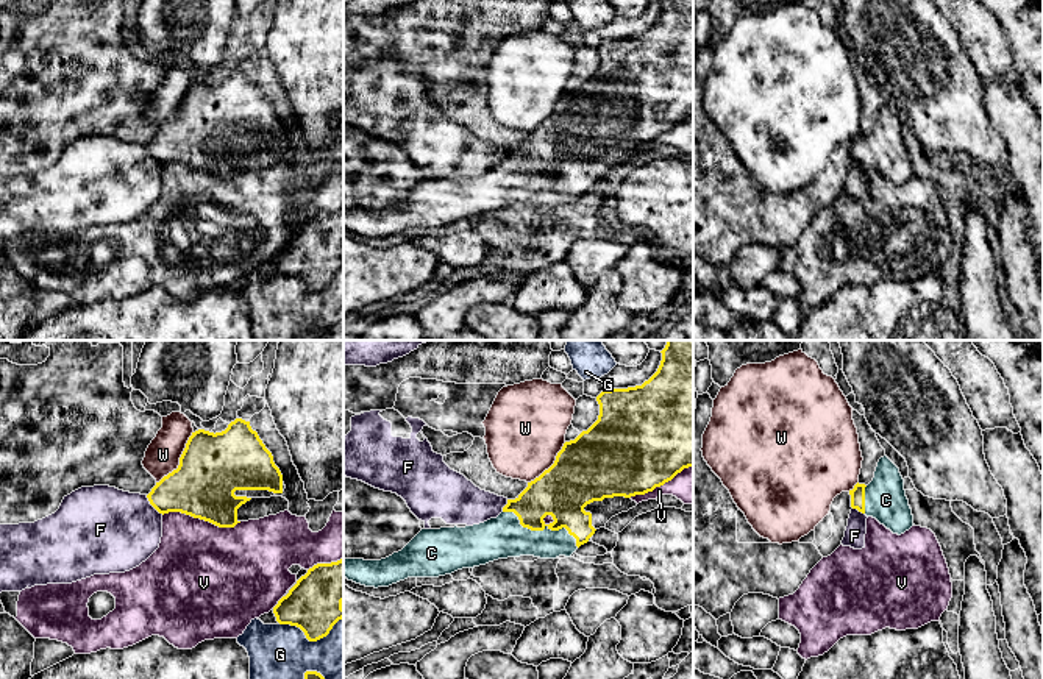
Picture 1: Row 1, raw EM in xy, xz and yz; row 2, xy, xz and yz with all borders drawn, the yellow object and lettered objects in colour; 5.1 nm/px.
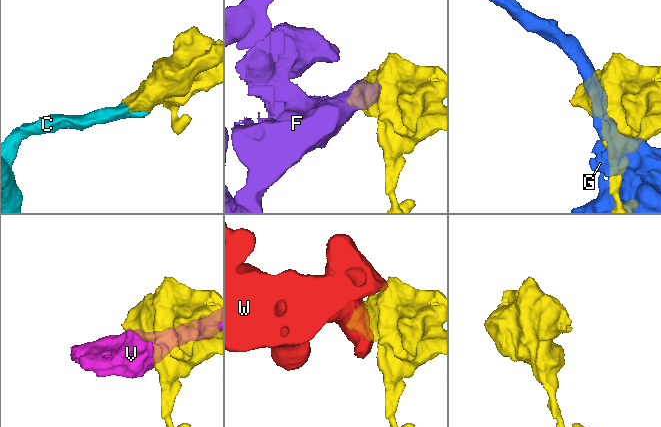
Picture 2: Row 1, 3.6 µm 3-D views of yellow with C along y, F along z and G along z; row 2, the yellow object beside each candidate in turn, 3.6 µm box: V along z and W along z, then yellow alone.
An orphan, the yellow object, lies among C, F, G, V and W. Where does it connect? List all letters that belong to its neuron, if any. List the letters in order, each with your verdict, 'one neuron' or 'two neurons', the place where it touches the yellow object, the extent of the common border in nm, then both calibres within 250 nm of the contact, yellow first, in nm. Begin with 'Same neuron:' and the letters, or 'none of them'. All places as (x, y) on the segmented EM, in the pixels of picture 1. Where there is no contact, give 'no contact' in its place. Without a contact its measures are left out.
Same neuron: C
C: one neuron; contact xz (542, 529); length 440 nm; calibres 280 and 220 nm
F: two neurons; contact xy (153, 506); length 140 nm; calibres 300 and 440 nm
G: two neurons; contact xy (309, 640); length 340 nm; calibres 280 and 280 nm
V: two neurons; contact xy (202, 519); length 400 nm; calibres 320 and 460 nm
W: two neurons; contact xy (180, 459); length 320 nm; calibres 340 and 180 nm

